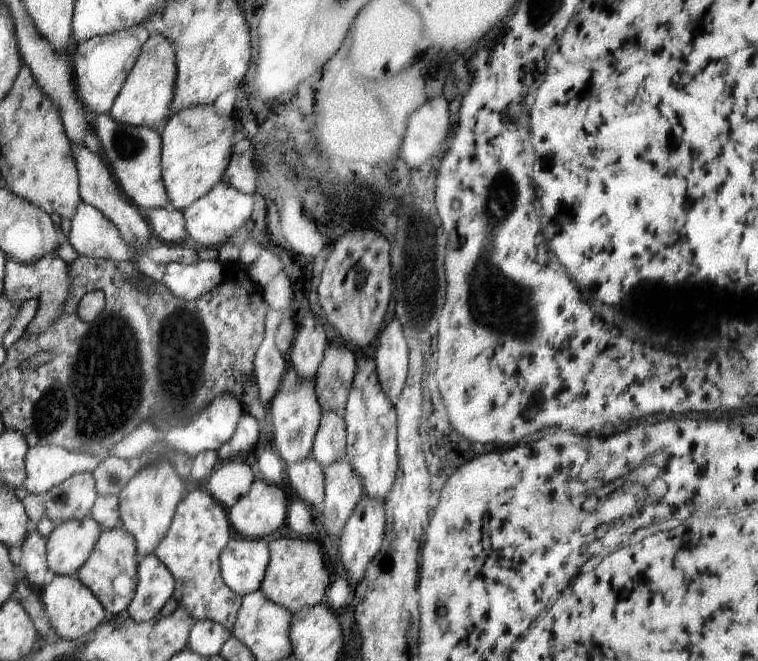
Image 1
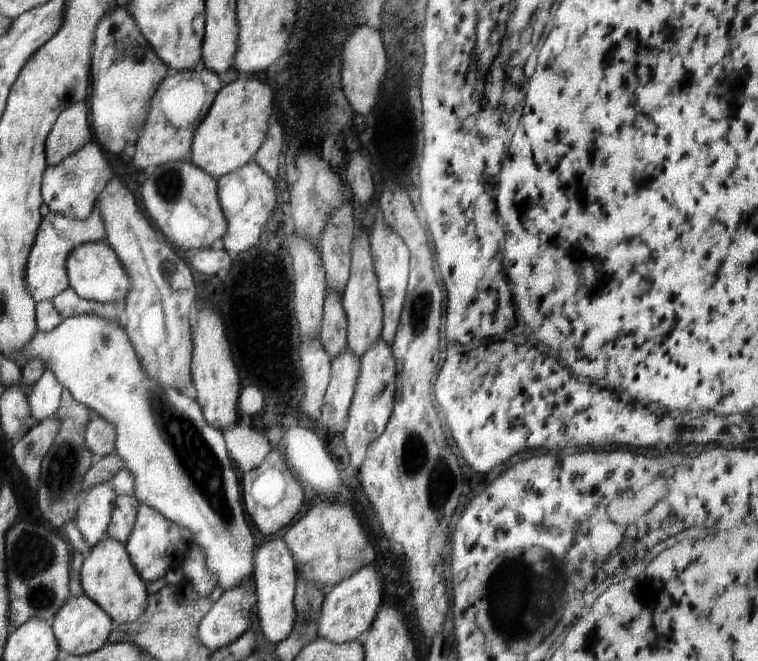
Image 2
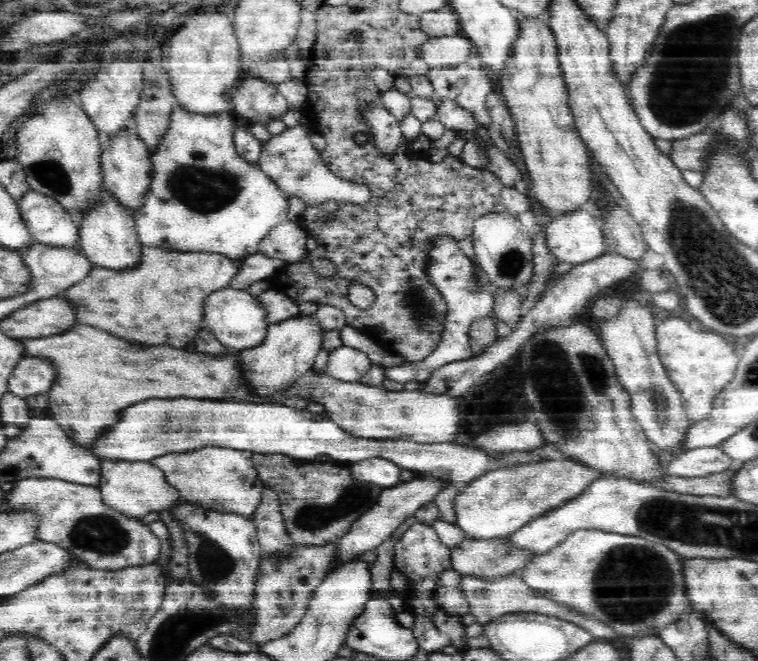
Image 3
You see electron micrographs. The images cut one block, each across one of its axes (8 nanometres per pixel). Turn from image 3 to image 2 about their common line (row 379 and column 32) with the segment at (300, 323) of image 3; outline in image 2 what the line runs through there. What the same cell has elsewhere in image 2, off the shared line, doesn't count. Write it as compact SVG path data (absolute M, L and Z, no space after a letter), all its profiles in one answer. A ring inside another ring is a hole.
M97 205L93 209L93 214L90 214L86 220L66 218L62 214L54 214L51 211L42 218L36 244L33 245L26 265L26 286L29 287L35 302L51 301L57 294L70 287L69 276L66 274L66 258L76 246L88 244L88 242L105 242L105 240L105 223L102 222L102 214L98 212Z

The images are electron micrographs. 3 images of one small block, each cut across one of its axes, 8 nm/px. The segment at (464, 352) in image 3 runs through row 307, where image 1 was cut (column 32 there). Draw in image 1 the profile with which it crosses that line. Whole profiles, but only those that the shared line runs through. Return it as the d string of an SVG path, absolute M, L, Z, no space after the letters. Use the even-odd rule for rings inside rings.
M57 445L30 447L25 459L28 493L43 495L79 473L92 473L104 459L87 453L71 452Z

